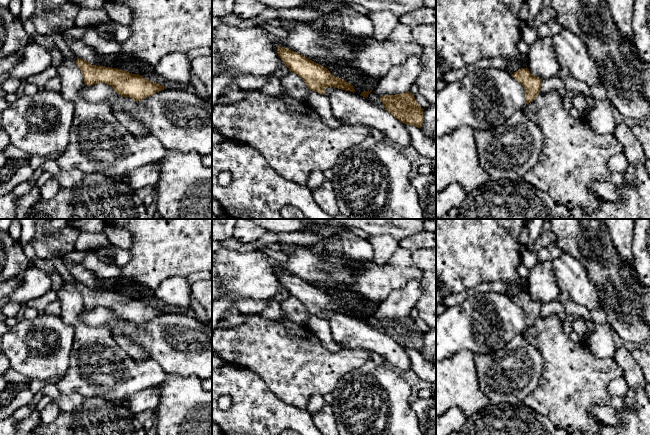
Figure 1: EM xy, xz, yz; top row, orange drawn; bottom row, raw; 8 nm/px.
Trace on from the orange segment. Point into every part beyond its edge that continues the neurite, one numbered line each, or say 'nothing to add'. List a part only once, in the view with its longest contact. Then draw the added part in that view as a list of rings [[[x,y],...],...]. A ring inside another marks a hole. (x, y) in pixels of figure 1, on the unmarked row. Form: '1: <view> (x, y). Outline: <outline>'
nothing to add

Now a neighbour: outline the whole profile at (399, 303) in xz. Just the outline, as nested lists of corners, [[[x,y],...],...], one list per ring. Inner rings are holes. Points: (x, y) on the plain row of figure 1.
[[[419,280],[409,281],[402,289],[395,290],[382,301],[366,322],[370,328],[384,333],[380,322],[385,319],[396,319],[410,315],[411,310],[423,294],[422,283]]]

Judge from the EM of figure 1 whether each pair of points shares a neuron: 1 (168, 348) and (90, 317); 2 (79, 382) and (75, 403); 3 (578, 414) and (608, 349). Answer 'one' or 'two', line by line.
1: one
2: two
3: two

